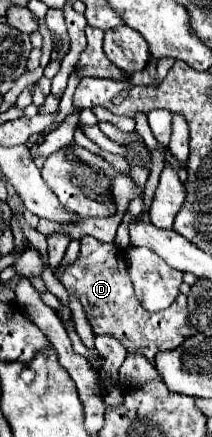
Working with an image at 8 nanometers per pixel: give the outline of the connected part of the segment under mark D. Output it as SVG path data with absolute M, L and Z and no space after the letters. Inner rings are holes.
M92 236L82 238L82 248L74 264L60 264L54 274L60 278L68 294L74 294L92 326L92 332L96 336L108 334L114 336L126 352L140 352L150 362L154 362L154 356L164 350L178 348L186 338L194 336L196 330L192 328L188 320L188 308L186 308L186 296L180 294L168 310L162 312L148 312L140 306L140 302L134 296L134 288L128 276L128 268L124 262L122 252L114 244L100 242Z

